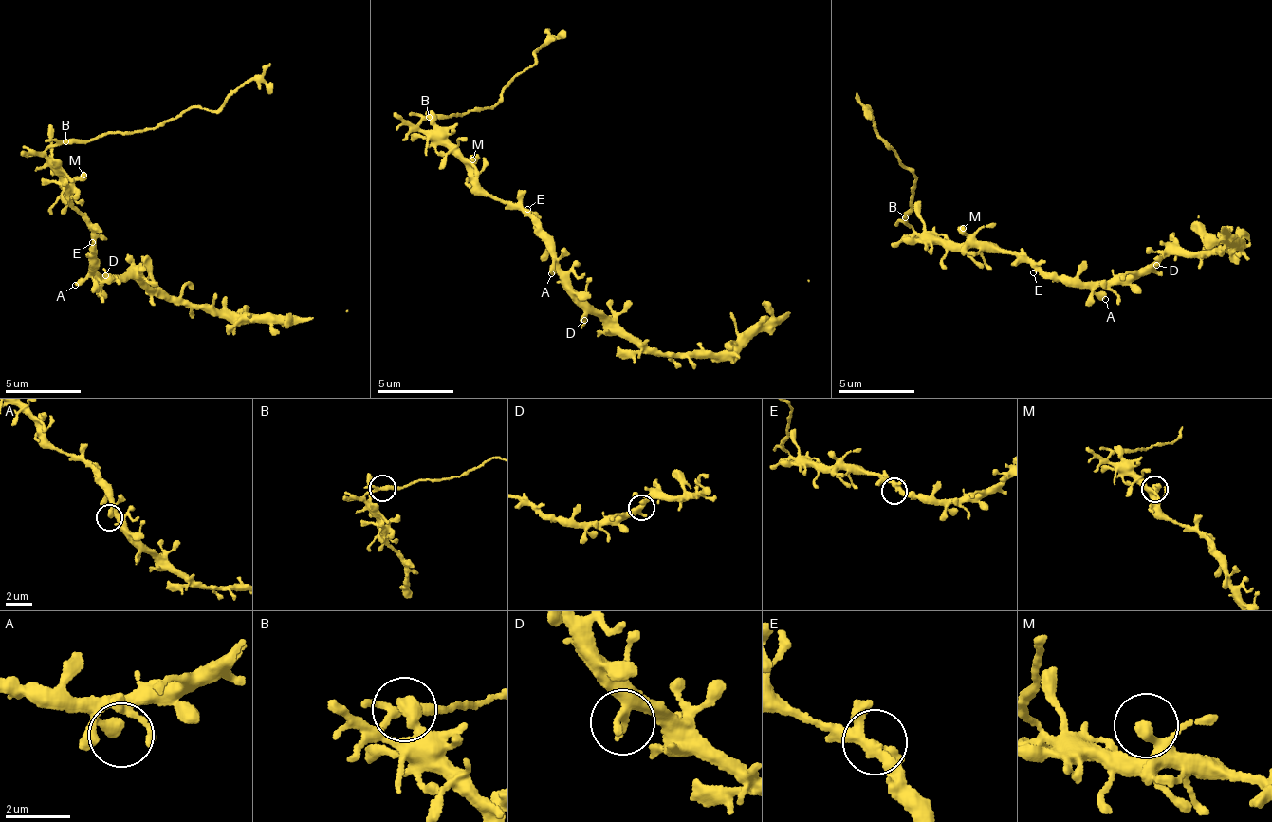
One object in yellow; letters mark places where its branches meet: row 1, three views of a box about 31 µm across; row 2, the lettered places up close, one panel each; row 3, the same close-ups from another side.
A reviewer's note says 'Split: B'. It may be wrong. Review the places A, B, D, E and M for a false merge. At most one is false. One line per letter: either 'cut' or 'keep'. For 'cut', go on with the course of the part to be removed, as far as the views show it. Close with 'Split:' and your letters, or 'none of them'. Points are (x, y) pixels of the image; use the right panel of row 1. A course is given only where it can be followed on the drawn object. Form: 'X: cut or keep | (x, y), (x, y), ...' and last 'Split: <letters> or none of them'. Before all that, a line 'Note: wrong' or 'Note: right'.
Note: right
A: keep
B: cut | (904, 218), (913, 213), (911, 196), (917, 182), (894, 148), (881, 143), (858, 93)
D: keep
E: keep
M: keep
Split: B

